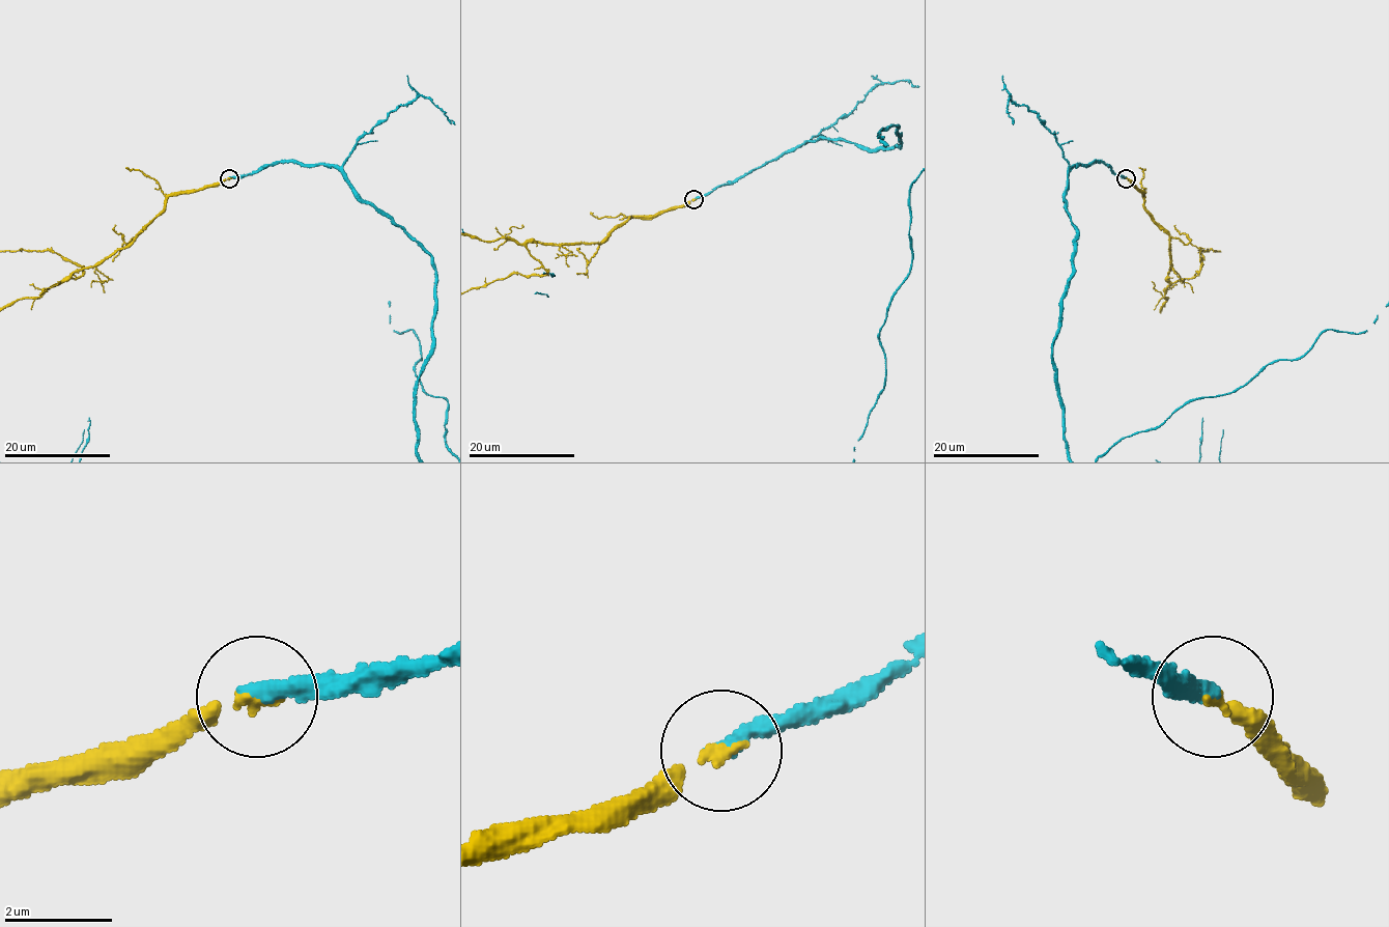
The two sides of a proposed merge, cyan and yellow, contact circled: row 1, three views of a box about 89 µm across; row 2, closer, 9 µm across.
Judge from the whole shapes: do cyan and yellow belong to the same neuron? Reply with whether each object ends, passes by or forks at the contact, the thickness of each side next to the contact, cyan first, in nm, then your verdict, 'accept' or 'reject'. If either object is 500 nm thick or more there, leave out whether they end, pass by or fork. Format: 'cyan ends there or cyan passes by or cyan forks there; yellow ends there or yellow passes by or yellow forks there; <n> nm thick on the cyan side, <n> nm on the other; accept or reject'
cyan ends there; yellow ends there; 320 nm thick on the cyan side, 190 nm on the other; accept

